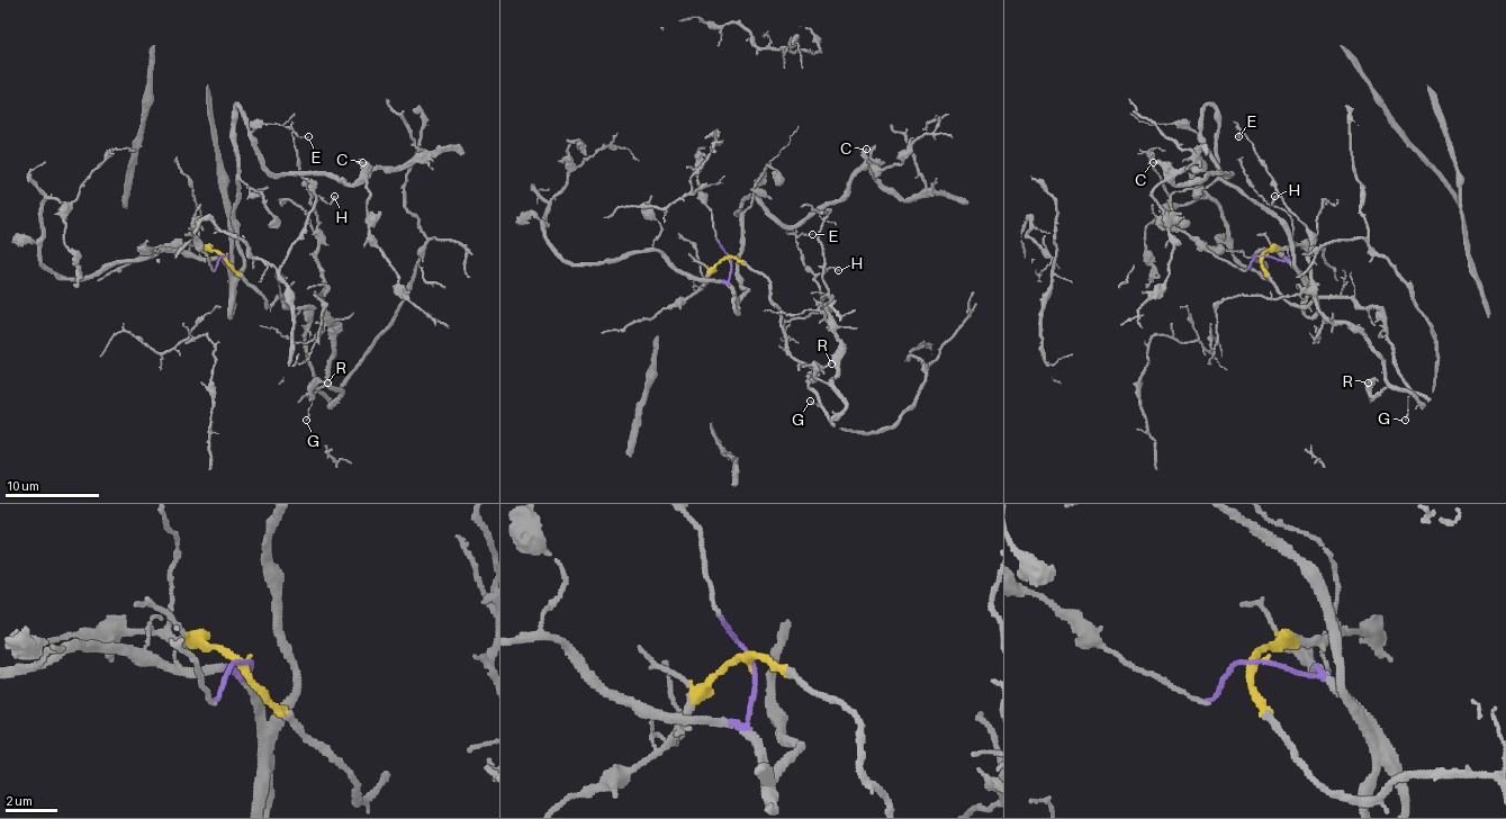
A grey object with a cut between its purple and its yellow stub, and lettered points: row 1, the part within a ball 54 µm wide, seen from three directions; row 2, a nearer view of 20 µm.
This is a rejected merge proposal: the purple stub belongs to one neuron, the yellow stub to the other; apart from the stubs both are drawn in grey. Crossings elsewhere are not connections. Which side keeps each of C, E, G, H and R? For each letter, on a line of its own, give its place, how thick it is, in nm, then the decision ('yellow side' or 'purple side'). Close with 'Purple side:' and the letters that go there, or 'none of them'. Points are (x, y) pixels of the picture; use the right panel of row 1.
C: (1153, 162) | 280 nm | purple side
E: (1238, 136) | 100 nm | yellow side
G: (1405, 420) | 110 nm | yellow side
H: (1274, 196) | 140 nm | yellow side
R: (1368, 383) | 150 nm | yellow side
Purple side: C

